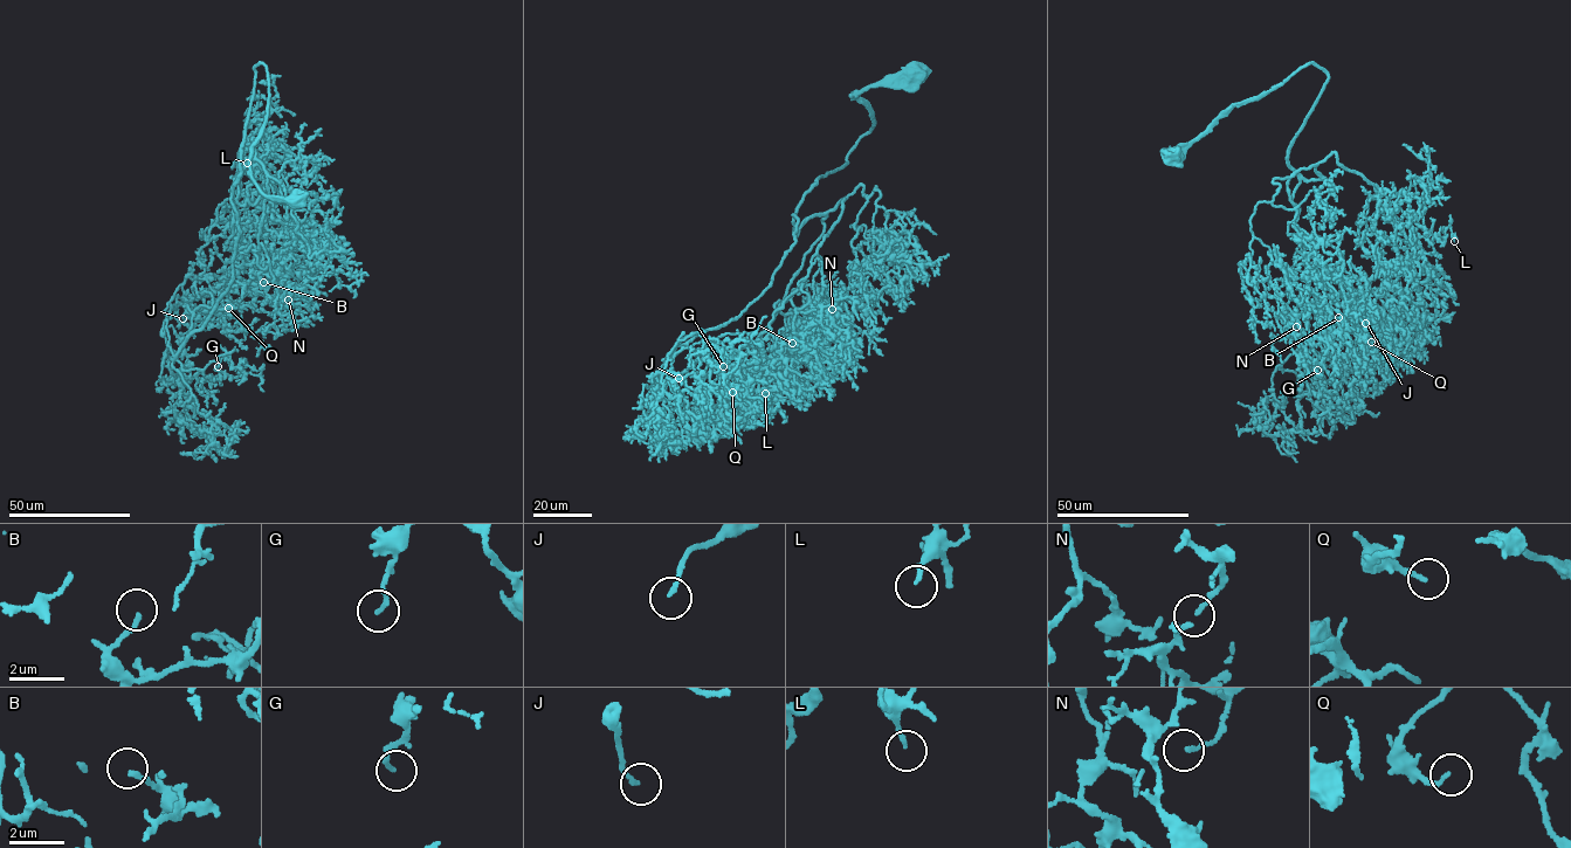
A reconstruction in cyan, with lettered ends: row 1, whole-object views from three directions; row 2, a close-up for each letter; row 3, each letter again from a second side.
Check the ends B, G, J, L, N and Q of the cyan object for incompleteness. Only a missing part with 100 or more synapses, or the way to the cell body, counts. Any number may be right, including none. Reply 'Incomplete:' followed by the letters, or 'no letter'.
Incomplete: J

